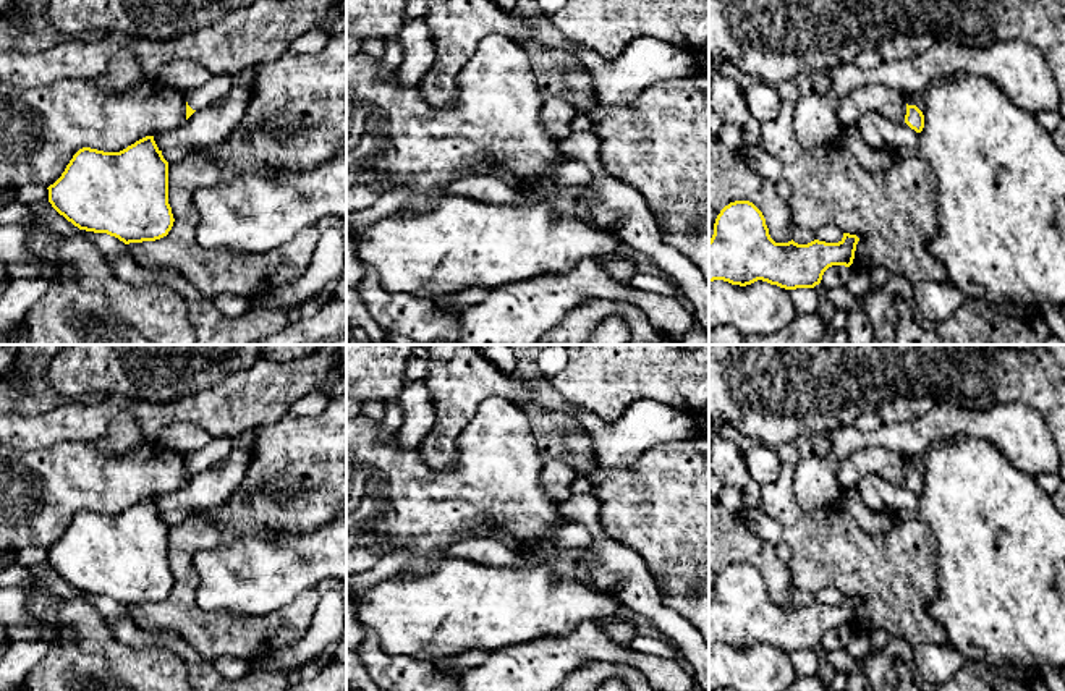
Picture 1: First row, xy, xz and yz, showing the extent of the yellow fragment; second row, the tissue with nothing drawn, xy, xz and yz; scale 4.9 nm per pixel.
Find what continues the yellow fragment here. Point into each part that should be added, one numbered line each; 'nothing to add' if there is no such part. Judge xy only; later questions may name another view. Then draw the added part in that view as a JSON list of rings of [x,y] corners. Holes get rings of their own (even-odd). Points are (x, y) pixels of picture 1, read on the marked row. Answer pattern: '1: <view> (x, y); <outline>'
1: xy (217, 84); [[[210,74],[206,84],[186,94],[186,102],[193,110],[199,110],[225,94],[231,86],[233,76]]]

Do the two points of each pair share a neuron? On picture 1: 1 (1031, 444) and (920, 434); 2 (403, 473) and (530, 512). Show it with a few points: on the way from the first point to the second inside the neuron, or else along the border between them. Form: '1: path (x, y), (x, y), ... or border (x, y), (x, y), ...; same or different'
1: path (1004, 426), (947, 424); same
2: path (434, 495), (499, 499); same

